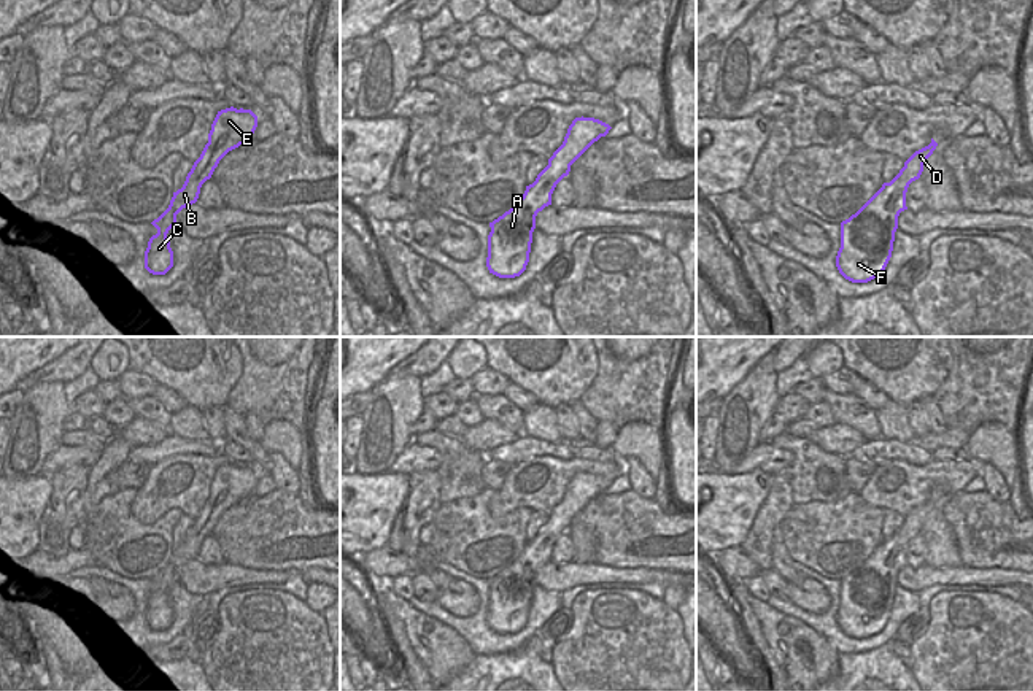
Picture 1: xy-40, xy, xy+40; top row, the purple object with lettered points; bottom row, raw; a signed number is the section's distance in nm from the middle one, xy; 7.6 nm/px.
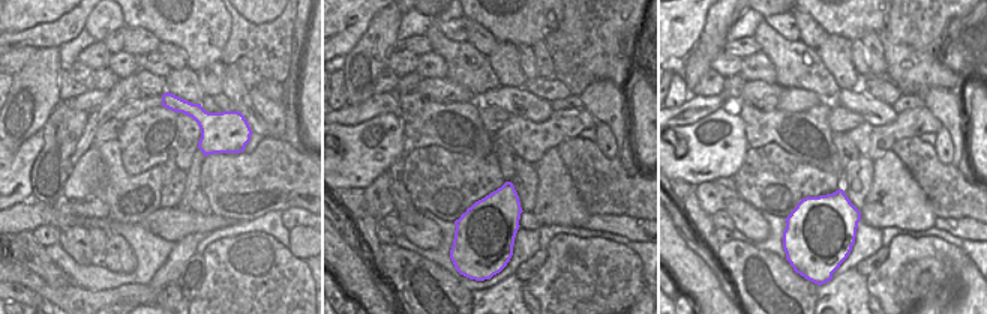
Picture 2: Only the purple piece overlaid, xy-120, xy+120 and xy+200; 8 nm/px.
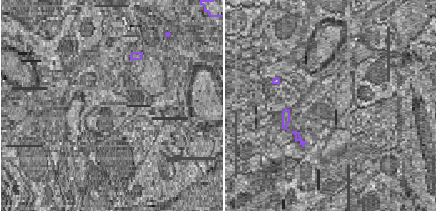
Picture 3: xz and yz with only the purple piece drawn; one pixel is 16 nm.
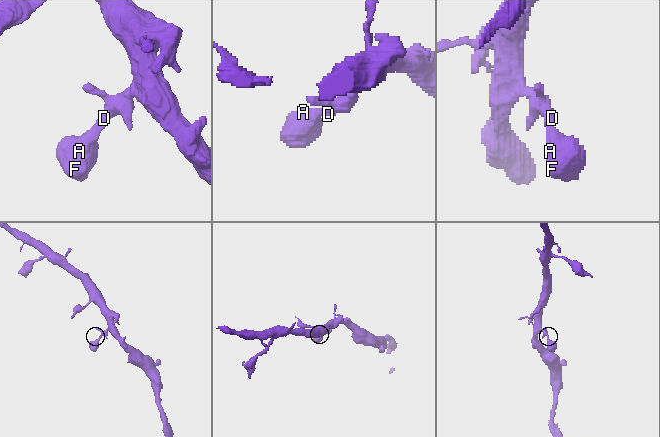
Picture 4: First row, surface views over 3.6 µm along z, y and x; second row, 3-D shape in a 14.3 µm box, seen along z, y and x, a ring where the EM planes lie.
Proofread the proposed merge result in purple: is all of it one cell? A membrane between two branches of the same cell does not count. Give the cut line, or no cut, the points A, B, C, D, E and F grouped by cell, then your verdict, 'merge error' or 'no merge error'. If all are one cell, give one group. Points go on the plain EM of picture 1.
cut none; groups A B C D E F; no merge error

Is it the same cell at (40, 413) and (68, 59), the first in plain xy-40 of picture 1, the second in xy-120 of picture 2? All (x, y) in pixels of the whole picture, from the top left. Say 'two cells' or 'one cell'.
two cells

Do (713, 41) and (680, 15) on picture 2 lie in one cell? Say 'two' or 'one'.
two

